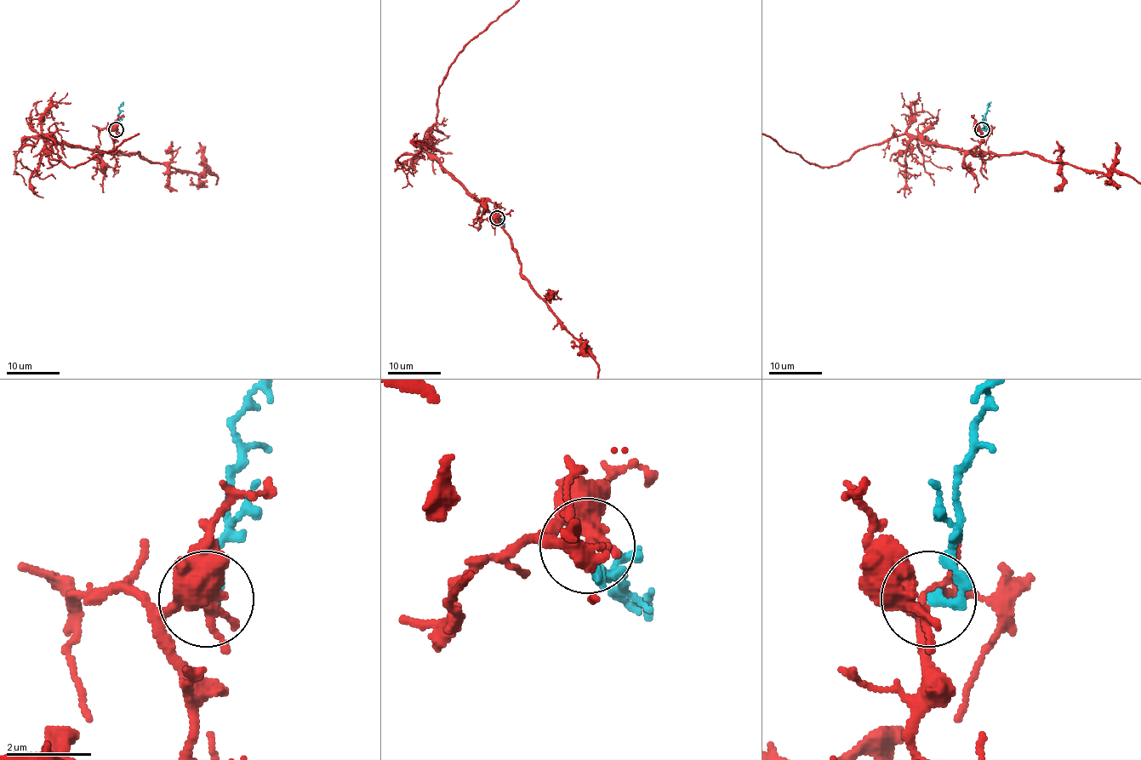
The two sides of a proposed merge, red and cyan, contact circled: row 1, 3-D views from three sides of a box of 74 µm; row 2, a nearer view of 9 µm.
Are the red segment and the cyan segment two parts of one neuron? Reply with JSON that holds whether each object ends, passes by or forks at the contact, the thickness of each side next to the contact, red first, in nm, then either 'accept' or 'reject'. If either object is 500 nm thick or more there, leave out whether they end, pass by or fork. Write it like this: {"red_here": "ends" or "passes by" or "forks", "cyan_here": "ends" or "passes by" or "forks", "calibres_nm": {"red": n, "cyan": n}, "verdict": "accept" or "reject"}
{"red_here": "passes by", "cyan_here": "ends", "calibres_nm": {"red": 320, "cyan": 200}, "verdict": "accept"}

